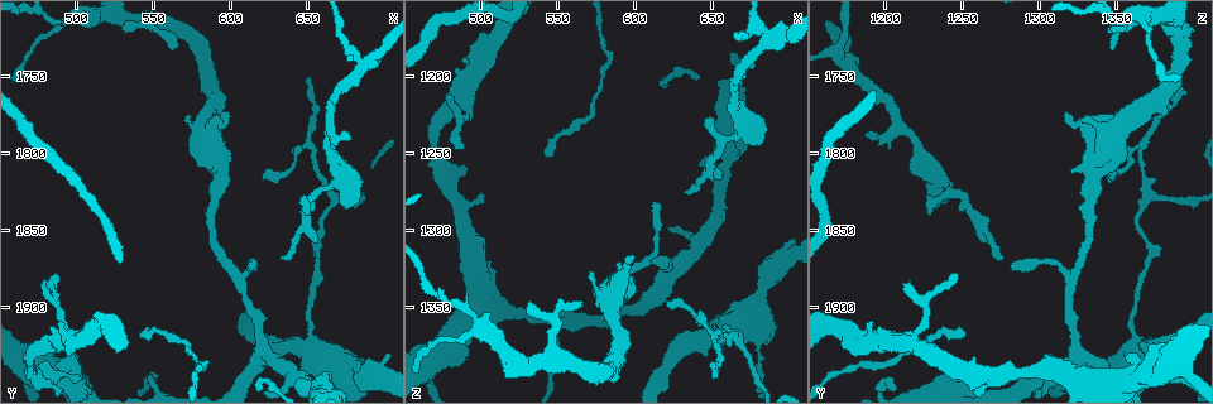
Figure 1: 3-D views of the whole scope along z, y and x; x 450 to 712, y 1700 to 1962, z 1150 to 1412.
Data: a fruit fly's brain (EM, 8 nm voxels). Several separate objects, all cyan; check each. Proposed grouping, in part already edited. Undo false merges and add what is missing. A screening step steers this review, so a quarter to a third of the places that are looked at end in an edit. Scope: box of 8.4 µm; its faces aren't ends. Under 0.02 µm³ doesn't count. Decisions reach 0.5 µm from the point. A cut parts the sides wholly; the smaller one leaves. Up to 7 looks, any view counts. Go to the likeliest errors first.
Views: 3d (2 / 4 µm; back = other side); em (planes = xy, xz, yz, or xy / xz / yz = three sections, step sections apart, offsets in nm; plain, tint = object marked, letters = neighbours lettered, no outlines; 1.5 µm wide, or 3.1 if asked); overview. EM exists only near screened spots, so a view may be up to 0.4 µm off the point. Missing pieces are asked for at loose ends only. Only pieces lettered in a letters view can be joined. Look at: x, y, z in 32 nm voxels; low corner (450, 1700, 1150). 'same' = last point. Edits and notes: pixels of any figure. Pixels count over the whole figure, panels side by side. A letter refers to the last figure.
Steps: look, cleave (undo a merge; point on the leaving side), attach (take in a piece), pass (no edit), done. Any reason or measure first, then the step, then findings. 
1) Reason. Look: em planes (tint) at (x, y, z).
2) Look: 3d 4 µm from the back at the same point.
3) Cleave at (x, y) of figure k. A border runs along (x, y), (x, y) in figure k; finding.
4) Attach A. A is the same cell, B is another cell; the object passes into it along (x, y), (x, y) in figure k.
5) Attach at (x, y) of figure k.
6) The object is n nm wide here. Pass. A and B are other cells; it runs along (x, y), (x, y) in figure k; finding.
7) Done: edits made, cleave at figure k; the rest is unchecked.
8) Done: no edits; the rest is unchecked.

Four-way junction. Look: em xz step 4 (tint) at (686, 1744, 1176).

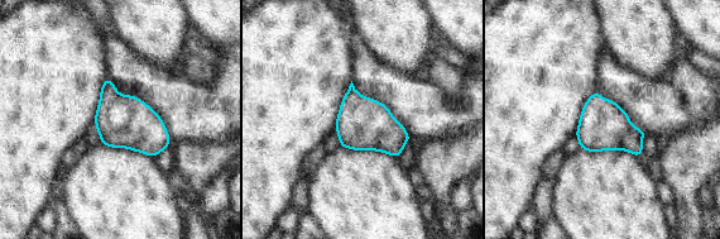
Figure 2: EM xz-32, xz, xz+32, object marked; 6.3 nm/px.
Another direction. Look: em planes (letters) at the same point.

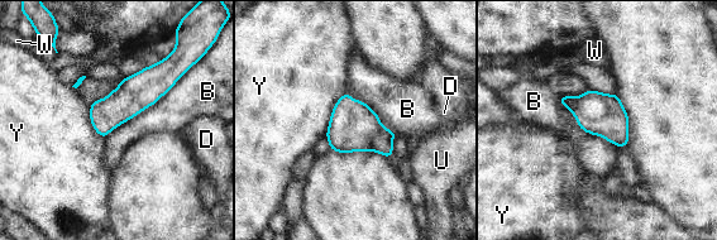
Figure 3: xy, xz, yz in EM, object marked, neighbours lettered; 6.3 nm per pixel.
Pass. B, D, U, W and Y are other cells; a border runs along (185, 72), (152, 105), (104, 138) in figure 3; continuous, no second cell.

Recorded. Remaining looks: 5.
An open end. Look: 3d 2 µm at (530, 1720, 1348).

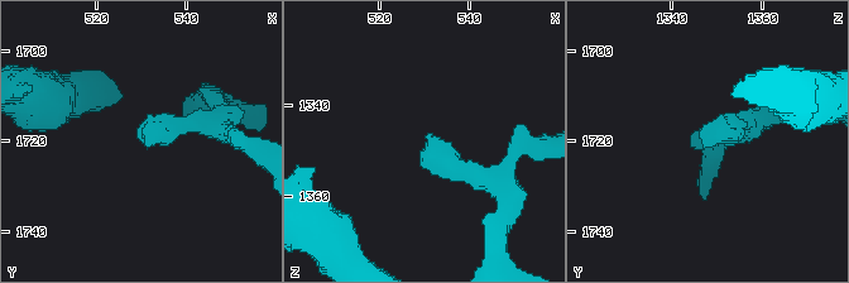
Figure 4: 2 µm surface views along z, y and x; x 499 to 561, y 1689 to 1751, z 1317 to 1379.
Shape alone is not enough. Look: em planes (letters) at (531, 1722, 1347).

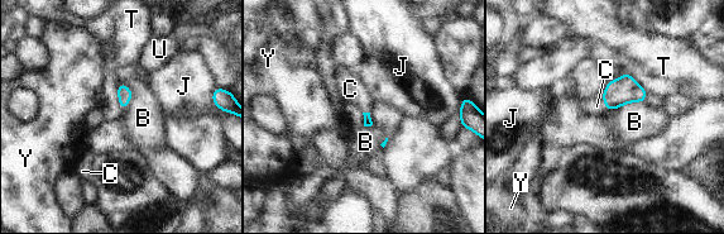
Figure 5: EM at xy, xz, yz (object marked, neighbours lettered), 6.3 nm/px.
The longest contact is with B, 240 nm. Attach C. C is the same cell, B, J, T, U and Y are other cells; it goes on there.

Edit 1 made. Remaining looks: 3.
Look: overview.

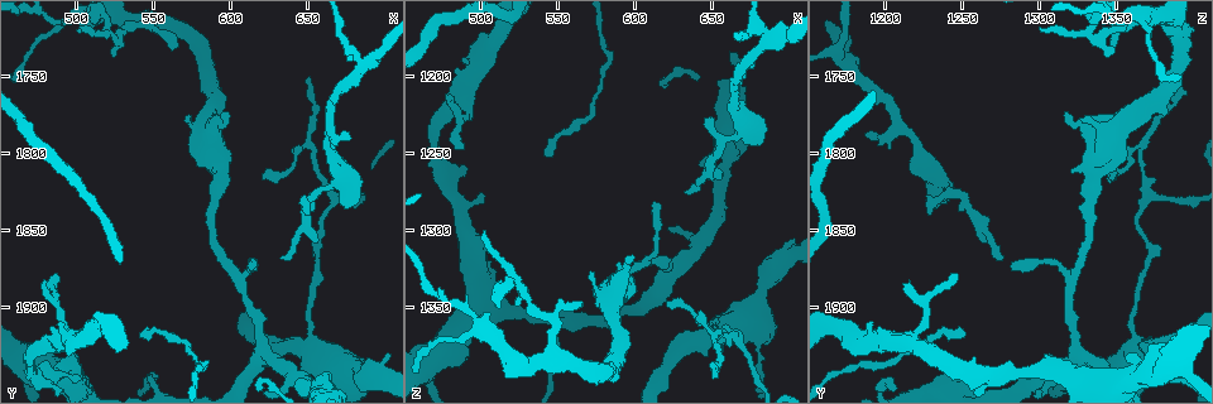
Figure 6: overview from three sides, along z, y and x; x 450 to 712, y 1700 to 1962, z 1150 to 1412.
Tapers out. Look: em planes (letters) at (612, 1874, 1282).

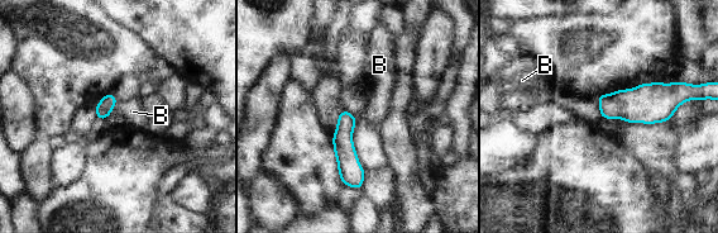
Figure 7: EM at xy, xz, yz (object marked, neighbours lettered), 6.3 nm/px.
Attach B. B is the same cell; the object passes into it along (108, 103), (114, 105), (133, 112) in figure 7; it goes on there.

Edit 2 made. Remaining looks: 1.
Done: edits made, attach at figure 5, attach at figure 7; the rest is unchecked.

